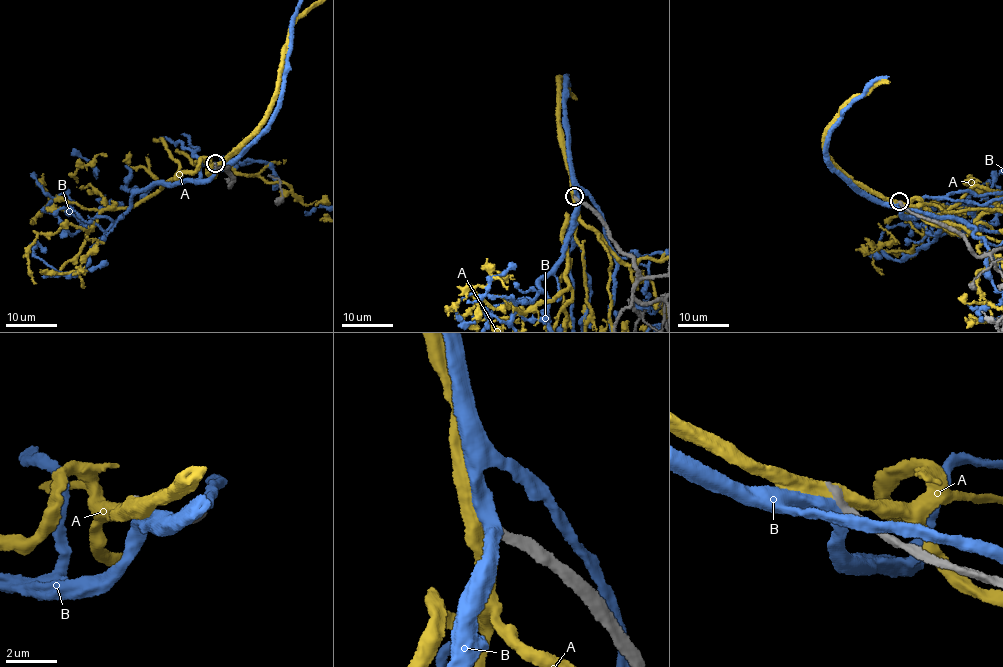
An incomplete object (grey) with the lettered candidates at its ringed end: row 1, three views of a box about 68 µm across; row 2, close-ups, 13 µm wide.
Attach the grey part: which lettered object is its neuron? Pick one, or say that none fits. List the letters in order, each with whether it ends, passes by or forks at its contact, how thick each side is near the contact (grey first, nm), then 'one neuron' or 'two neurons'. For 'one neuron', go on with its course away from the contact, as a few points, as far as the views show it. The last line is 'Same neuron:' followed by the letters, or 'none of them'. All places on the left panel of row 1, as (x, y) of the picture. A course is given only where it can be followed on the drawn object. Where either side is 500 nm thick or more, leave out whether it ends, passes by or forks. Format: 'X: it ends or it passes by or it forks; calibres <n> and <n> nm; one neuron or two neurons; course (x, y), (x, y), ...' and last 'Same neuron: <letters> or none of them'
A: calibres 400 and 550 nm; two neurons
B: it passes by; calibres 460 and 480 nm; two neurons
Same neuron: none of them

